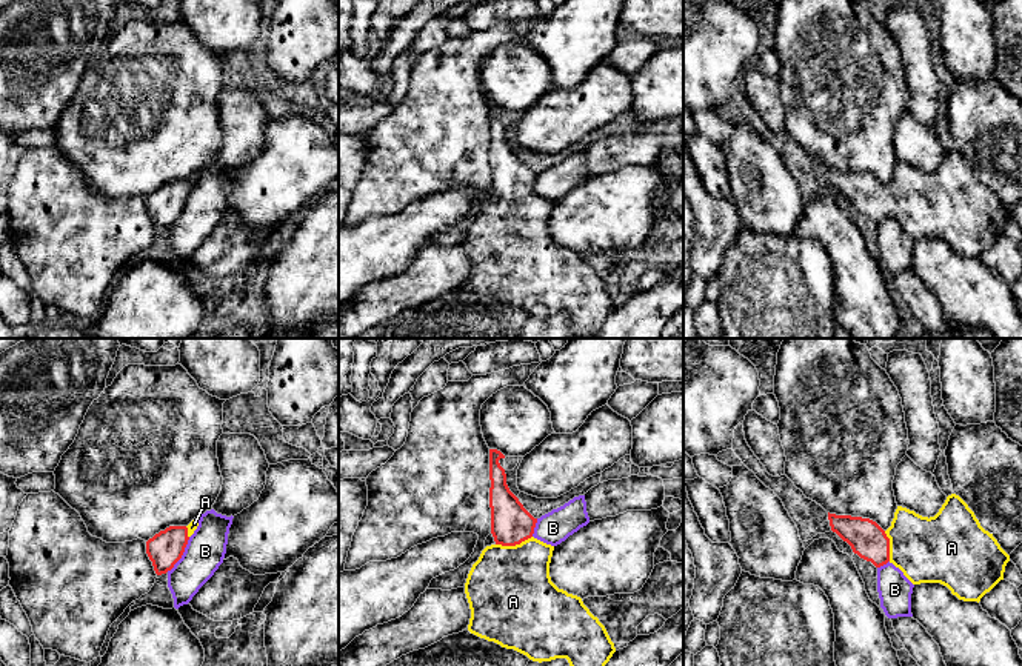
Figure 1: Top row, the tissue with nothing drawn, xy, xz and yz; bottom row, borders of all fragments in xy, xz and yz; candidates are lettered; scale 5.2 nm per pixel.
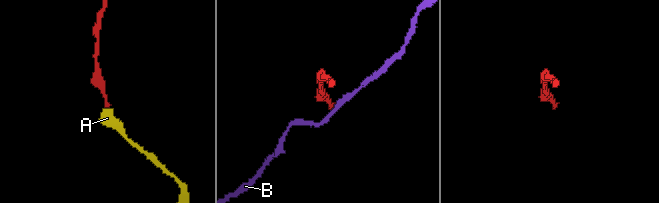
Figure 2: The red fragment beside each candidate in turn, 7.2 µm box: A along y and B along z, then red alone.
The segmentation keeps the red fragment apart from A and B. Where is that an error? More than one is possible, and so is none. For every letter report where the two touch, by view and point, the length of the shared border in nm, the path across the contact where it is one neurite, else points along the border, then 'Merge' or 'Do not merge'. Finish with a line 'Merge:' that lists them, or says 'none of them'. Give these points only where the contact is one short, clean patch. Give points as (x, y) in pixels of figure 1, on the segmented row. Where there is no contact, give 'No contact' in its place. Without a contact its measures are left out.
A: Touches red at xz (513, 545). Shared border 200 nm. Path across: xz (511, 523), (513, 545), (510, 592). Merge
B: Touches red at xy (182, 554). Shared border 220 nm. Boundary: xy (190, 537), (182, 557), (166, 571). Do not merge
Merge: A

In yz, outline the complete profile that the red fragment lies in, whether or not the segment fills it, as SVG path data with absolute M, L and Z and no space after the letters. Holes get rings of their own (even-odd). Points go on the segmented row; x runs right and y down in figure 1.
M956 494L947 497L934 517L922 517L897 506L891 526L883 531L876 521L862 517L828 512L831 531L847 541L853 552L876 568L888 561L899 568L913 583L940 583L964 601L980 601L1000 580L1010 555L997 540L985 531L974 512Z

